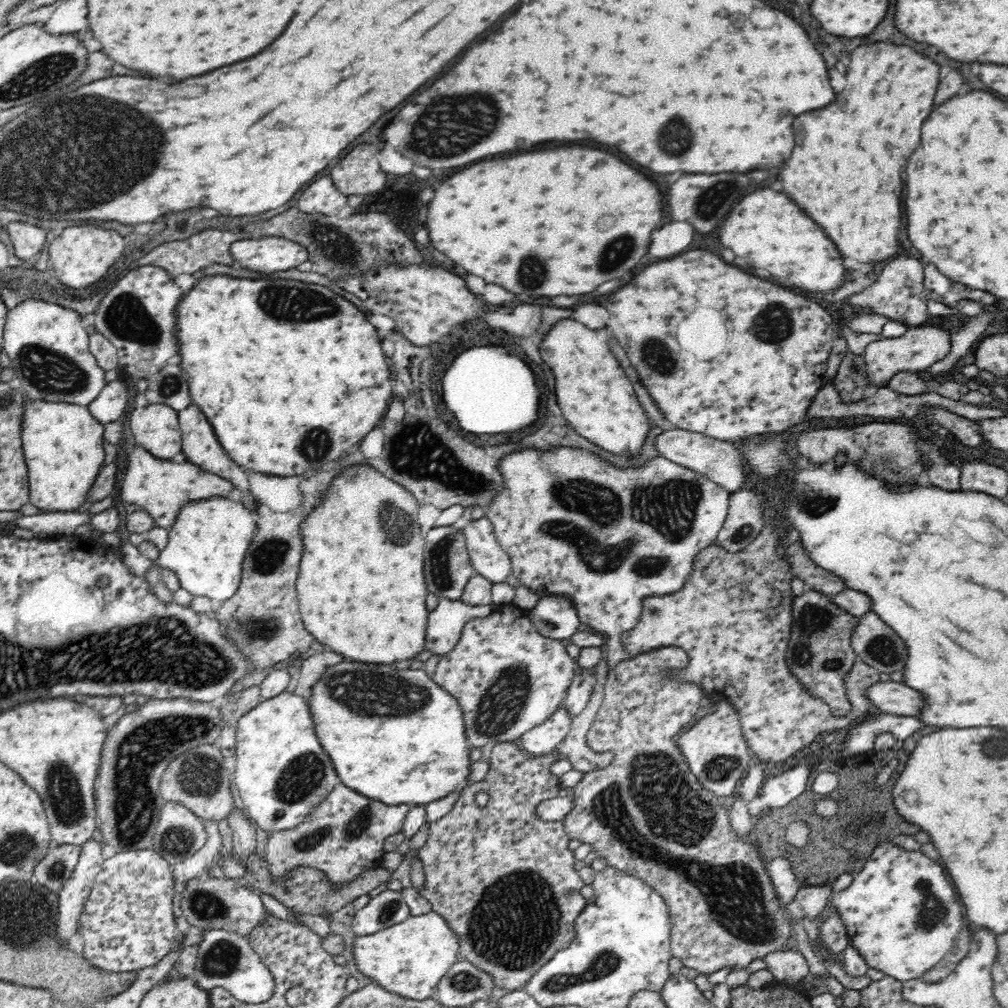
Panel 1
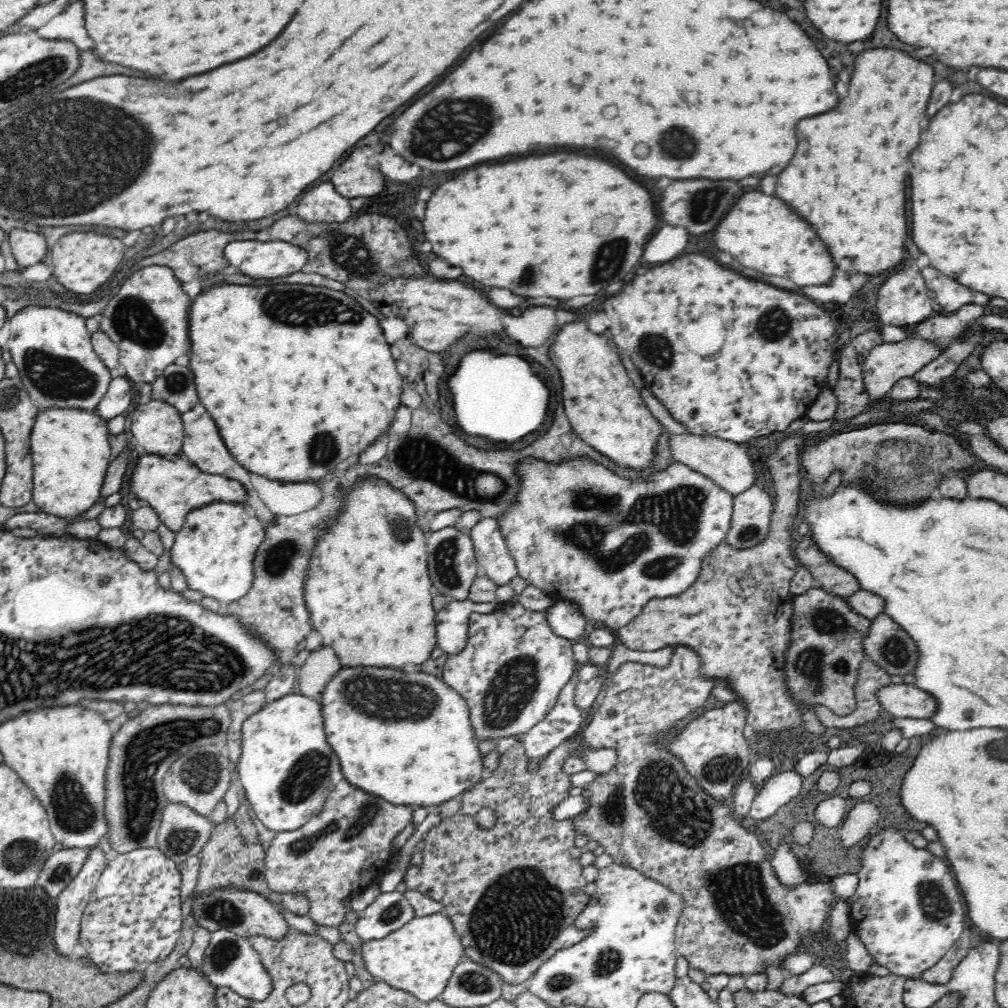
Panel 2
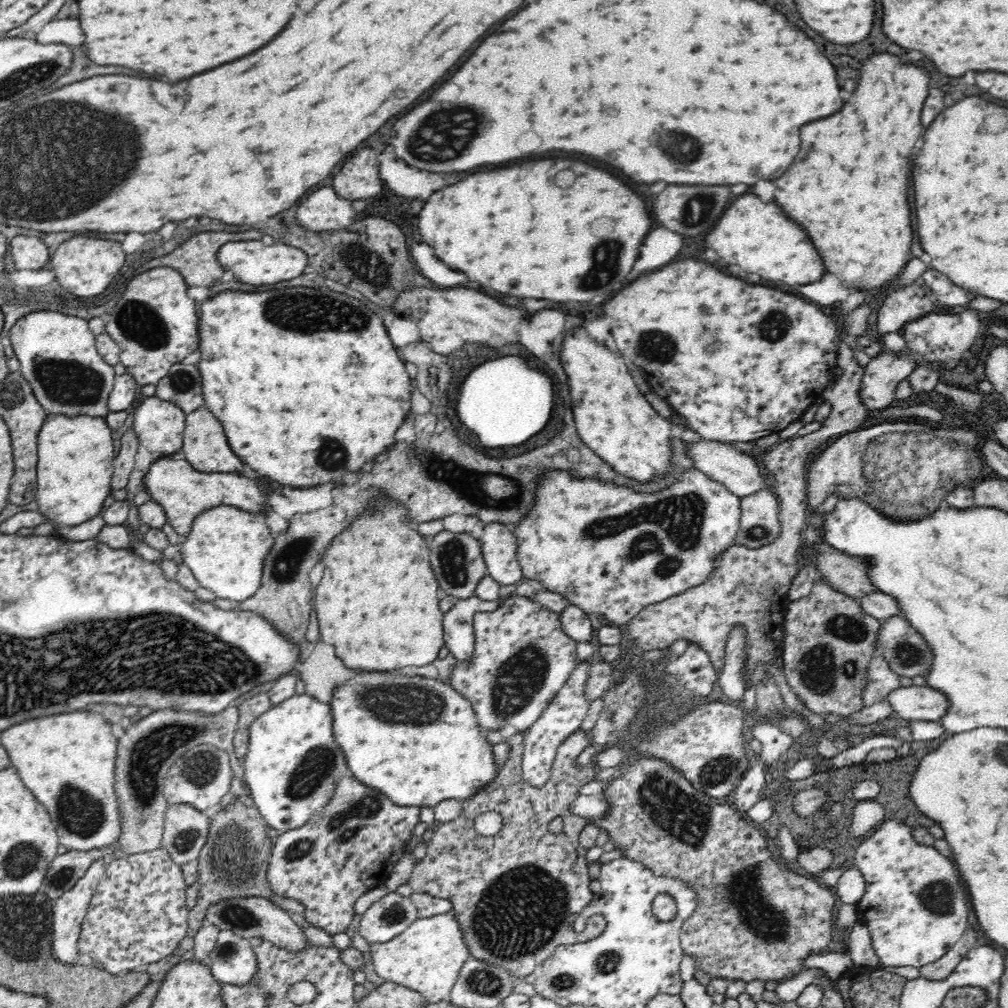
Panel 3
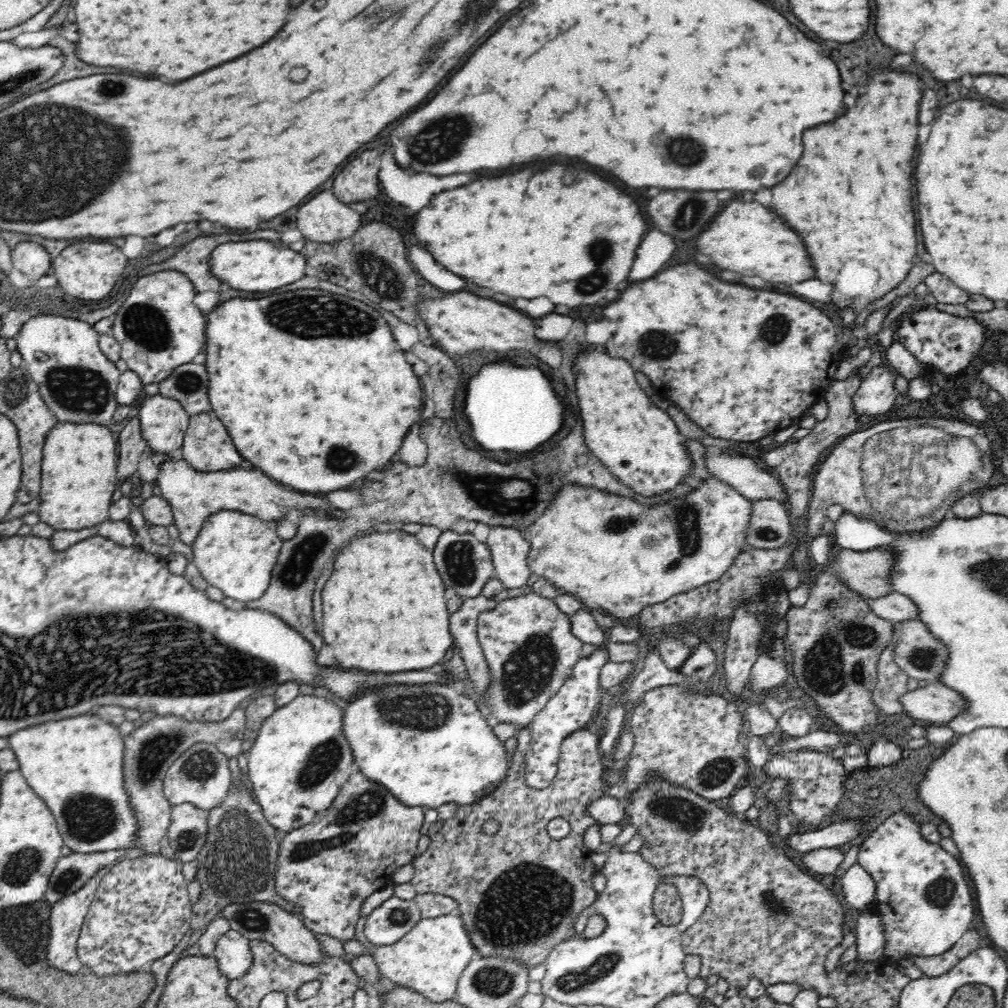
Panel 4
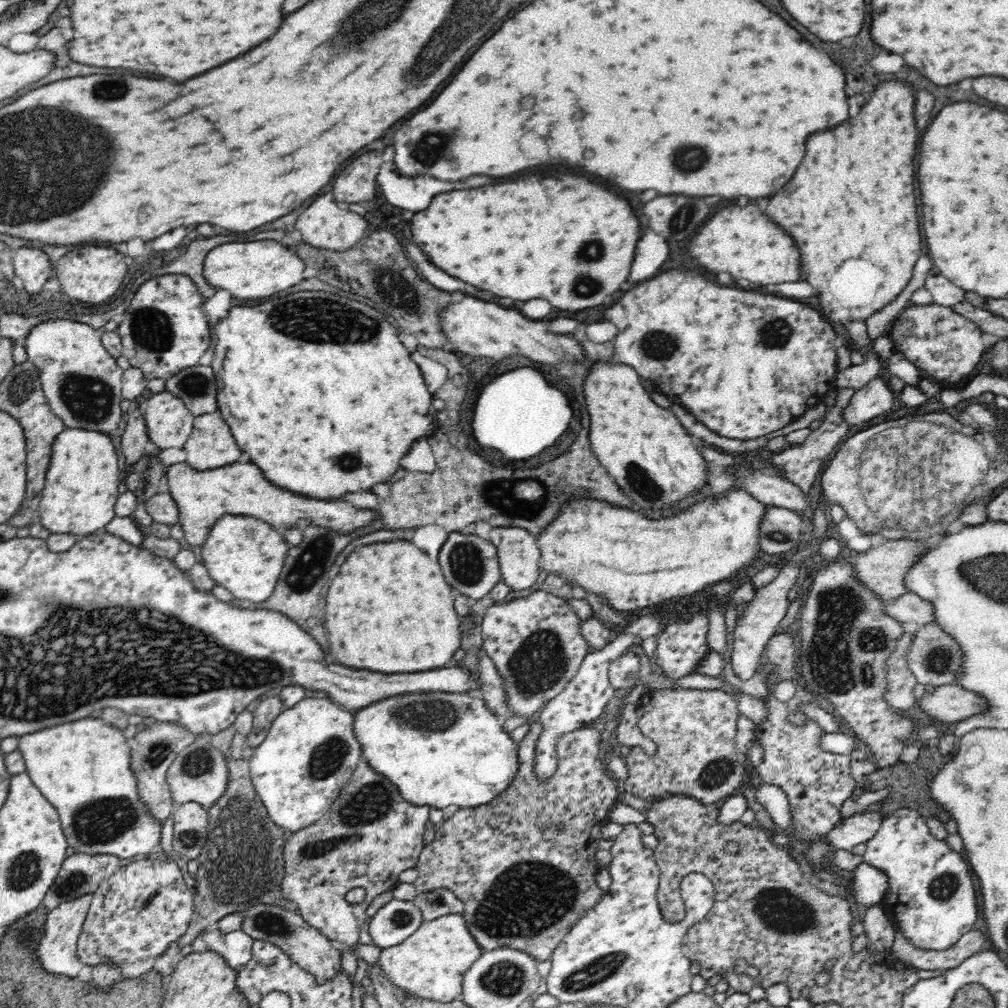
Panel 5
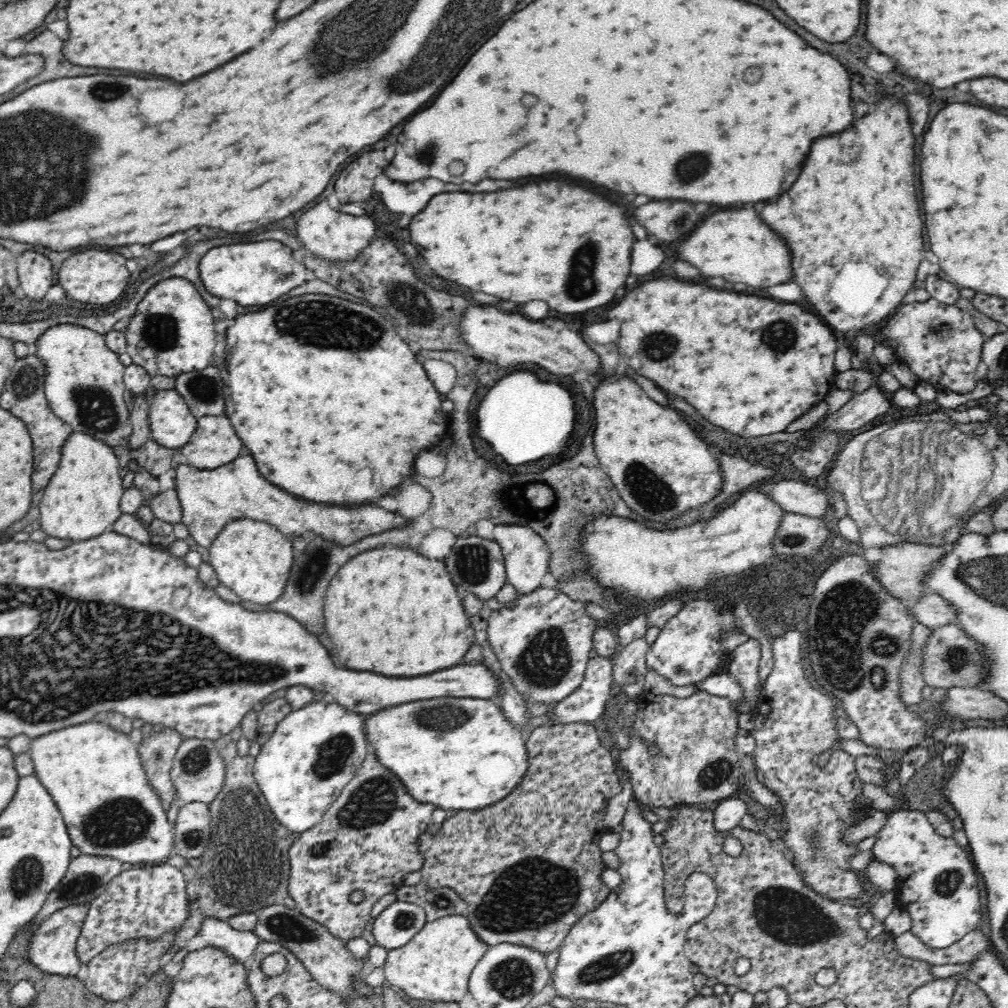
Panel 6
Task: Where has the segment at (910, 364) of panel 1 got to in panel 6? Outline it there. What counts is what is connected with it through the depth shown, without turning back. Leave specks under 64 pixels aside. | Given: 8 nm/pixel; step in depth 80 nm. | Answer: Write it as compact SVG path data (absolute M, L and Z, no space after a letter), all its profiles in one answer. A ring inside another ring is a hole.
M876 384L866 391L854 394L849 402L826 419L823 428L830 431L857 430L885 414L891 404L890 394Z

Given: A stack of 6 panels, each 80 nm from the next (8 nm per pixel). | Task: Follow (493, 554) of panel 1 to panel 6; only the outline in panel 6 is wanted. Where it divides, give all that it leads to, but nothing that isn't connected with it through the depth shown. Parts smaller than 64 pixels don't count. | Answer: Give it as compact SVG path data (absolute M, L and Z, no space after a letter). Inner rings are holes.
M495 525L493 540L500 545L504 555L506 580L516 589L516 592L520 595L528 594L540 588L540 582L548 572L552 555L547 542L530 527L520 525Z

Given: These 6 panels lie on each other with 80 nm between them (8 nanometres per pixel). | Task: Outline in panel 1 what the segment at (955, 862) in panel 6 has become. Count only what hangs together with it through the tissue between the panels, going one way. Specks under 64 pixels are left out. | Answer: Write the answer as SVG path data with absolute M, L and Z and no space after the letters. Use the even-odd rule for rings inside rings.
M886 839L874 847L874 852L860 872L852 874L853 880L845 890L833 891L830 898L831 914L837 914L842 920L850 943L868 968L875 968L885 976L904 984L920 979L952 948L956 936L963 928L964 914L962 904L956 898L956 890L950 884L944 868L926 858L922 852L907 852L893 845L892 839Z

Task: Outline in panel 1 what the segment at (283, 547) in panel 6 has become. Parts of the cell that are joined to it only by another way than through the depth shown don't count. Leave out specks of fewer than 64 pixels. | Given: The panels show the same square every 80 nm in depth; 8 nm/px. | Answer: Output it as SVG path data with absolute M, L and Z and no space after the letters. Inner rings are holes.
M211 497L188 502L168 528L168 542L150 567L164 566L176 573L182 589L194 596L224 601L238 590L242 560L256 530L255 514L242 502Z

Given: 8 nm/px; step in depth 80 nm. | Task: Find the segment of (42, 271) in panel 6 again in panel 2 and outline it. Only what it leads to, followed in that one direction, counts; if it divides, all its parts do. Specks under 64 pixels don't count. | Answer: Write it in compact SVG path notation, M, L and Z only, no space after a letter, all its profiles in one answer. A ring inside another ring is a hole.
M12 228L9 243L15 259L23 268L40 262L48 252L46 238L41 233L28 229Z

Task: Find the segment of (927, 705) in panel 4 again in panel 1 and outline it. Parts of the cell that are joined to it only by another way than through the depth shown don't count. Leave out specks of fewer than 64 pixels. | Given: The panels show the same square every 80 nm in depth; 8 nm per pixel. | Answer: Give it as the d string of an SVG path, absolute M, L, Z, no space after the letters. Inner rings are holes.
M878 681L864 690L876 711L890 714L916 716L924 706L924 699L918 691L904 683L894 681Z

